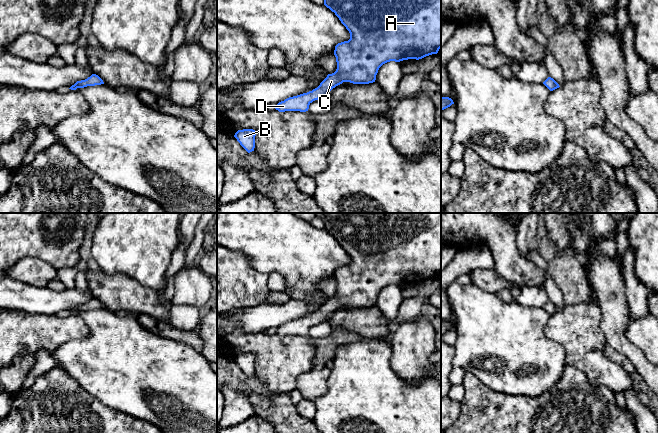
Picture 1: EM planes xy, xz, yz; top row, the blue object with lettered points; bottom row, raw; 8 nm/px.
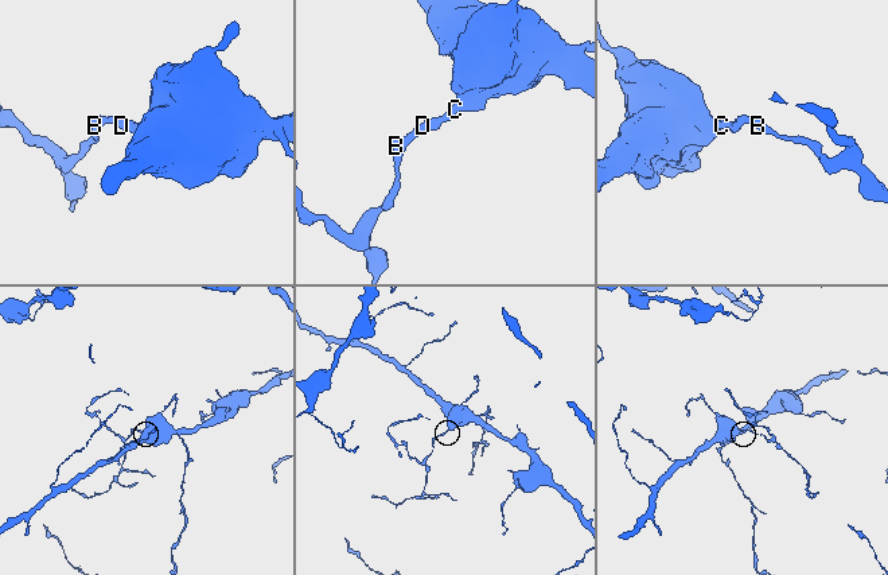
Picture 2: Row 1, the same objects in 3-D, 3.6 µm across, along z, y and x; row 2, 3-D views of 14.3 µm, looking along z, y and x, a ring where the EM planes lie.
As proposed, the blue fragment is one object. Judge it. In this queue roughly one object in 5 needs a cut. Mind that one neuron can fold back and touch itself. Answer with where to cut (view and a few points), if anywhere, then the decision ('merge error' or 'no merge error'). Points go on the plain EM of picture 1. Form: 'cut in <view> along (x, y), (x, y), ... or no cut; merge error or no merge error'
no cut; no merge error

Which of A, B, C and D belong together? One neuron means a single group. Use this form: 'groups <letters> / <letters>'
groups A B C D

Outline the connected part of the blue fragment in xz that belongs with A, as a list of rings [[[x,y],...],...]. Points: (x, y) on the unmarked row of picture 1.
[[[315,213],[324,223],[324,229],[339,242],[350,257],[350,263],[335,270],[337,293],[328,298],[320,309],[297,320],[289,321],[277,328],[276,334],[306,336],[309,329],[343,306],[369,308],[376,304],[379,292],[390,285],[422,283],[437,278],[441,272],[441,213]]]

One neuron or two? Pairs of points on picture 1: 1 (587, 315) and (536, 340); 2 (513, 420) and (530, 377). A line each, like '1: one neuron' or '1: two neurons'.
1: two neurons
2: two neurons

